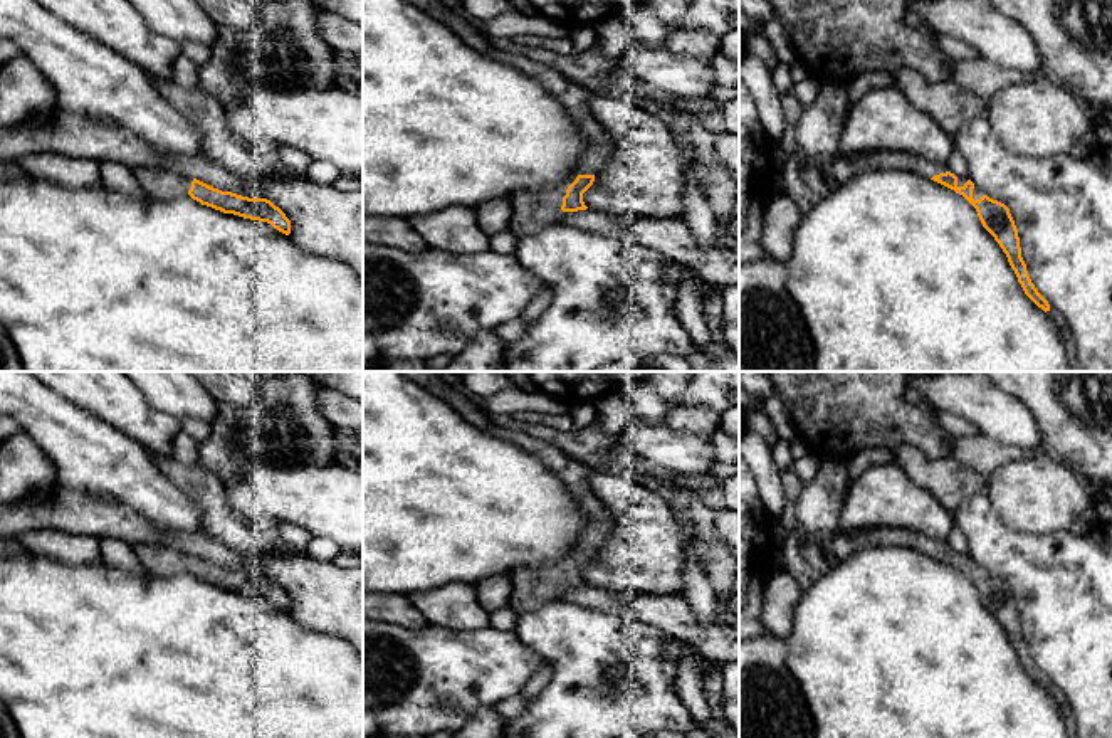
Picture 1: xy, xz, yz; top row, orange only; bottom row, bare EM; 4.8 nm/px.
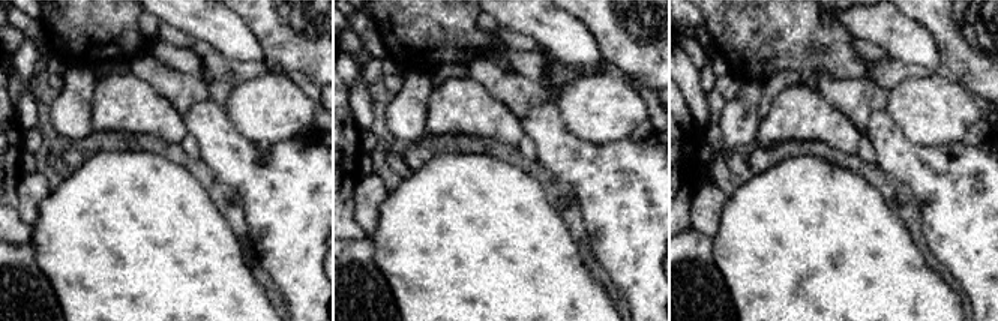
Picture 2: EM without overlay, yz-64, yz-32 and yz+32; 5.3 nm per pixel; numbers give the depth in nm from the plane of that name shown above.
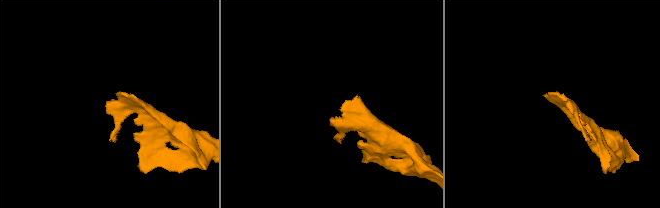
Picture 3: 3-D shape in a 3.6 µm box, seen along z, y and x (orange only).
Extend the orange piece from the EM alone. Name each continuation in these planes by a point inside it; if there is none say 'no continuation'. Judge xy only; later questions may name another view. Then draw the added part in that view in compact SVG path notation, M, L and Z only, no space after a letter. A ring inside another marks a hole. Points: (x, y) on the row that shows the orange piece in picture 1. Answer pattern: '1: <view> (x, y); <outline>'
1: xy (157, 184); M134 168L134 177L148 198L168 200L186 197L193 178L178 171Z

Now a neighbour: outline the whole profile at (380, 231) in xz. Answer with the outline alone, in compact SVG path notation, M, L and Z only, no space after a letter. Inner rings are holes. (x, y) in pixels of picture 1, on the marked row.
M365 217L363 242L383 247L396 247L407 252L422 252L428 249L423 237L408 220L393 217Z

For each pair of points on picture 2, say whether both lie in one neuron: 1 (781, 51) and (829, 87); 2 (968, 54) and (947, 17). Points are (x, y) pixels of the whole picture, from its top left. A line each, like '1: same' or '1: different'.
1: different
2: same

